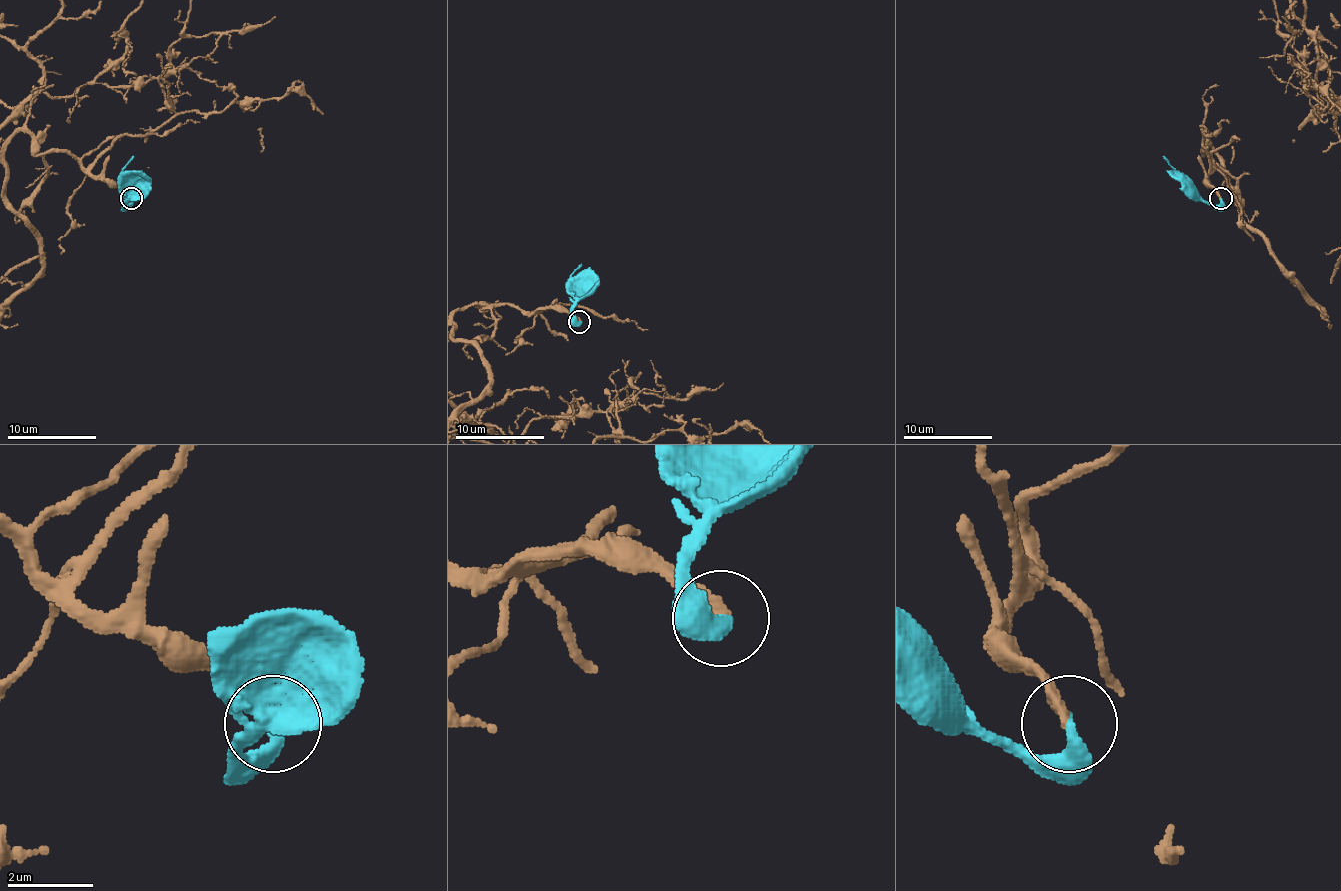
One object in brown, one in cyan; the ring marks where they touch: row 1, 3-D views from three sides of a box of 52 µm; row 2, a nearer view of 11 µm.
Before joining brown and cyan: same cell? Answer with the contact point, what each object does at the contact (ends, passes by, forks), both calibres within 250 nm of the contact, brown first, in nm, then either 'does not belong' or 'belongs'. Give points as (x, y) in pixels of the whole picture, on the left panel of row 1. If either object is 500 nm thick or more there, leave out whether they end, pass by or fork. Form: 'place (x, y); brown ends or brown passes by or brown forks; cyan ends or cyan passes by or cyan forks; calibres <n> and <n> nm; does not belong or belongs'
place (131, 198); brown ends; cyan ends; calibres 340 and 360 nm; belongs

